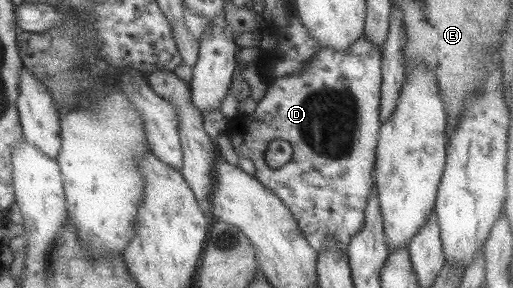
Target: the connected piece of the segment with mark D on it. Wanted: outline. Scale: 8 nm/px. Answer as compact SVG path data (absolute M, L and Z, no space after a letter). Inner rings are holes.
M365 34L345 52L322 49L310 57L310 62L300 74L288 74L268 82L267 92L253 113L240 113L228 120L234 128L230 141L236 156L252 160L255 177L284 202L312 248L318 252L325 250L327 236L333 236L335 245L347 254L351 238L360 232L365 221L366 207L375 184L373 170L382 127L379 117L381 52L379 46L372 44ZM272 141L288 141L293 148L292 158L282 167L274 168L267 163L266 152Z

